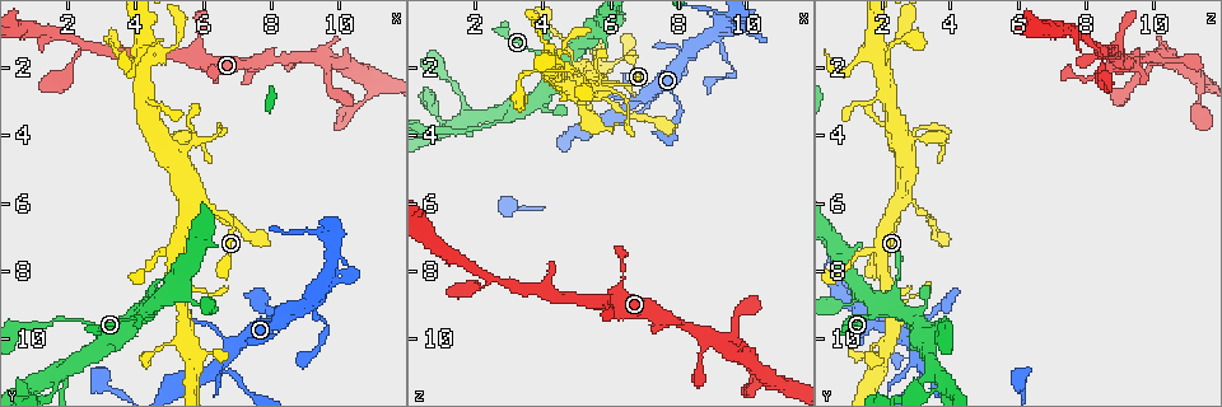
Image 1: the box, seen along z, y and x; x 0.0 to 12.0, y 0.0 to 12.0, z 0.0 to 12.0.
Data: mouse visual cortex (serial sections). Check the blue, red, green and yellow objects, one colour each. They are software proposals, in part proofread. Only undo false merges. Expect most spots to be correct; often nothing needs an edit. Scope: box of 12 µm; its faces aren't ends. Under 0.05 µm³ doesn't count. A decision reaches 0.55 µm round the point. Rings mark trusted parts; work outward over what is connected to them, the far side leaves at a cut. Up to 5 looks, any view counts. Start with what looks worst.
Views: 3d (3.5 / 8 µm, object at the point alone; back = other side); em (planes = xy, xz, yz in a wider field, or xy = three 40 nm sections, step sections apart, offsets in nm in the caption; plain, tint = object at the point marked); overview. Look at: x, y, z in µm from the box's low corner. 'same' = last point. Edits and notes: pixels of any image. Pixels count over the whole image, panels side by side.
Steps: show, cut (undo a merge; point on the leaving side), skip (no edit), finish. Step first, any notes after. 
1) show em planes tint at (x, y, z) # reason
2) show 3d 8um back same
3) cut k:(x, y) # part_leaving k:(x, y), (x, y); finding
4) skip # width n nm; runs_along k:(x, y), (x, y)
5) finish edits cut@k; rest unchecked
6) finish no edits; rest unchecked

show 3d 3.5um at (9.0, 9.0, 1.0) # three-way junction

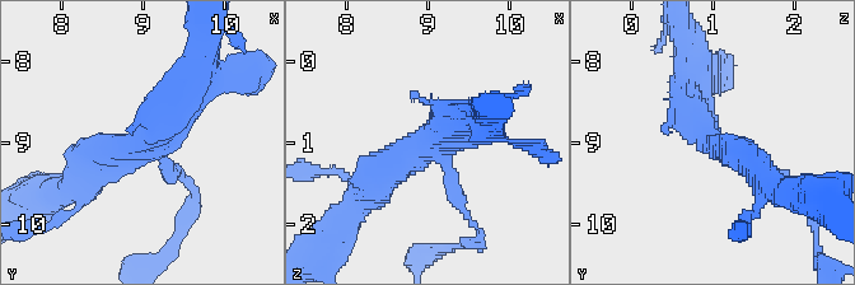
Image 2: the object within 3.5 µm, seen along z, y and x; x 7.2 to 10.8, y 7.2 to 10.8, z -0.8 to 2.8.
show em xy step 1 tint at (8.90, 9.05, 1.00)

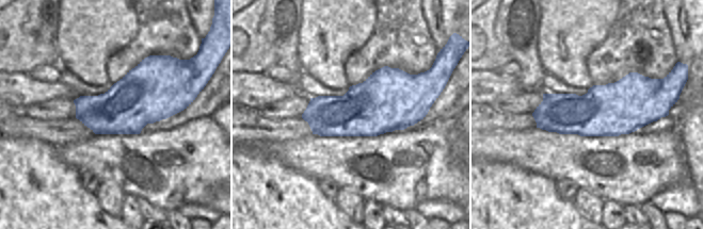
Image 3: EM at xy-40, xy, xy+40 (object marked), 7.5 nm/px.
show em xy step 2 tint same # another direction

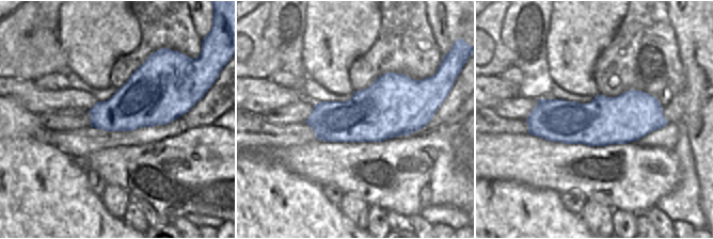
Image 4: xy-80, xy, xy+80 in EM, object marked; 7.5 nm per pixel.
skip # width 440 nm; runs_along 4:(529, 120), (664, 122); one cell here

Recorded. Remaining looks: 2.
show 3d 3.5um at (5.8, 4.3, 2.7)

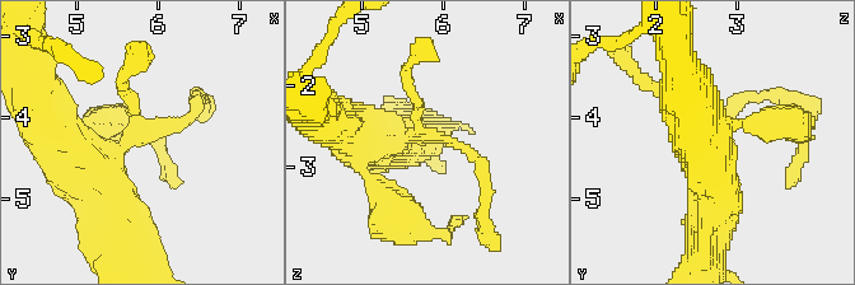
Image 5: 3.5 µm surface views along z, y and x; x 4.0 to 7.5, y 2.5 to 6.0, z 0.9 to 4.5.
show em xy step 3 tint at (5.85, 4.25, 2.60) # need the tissue

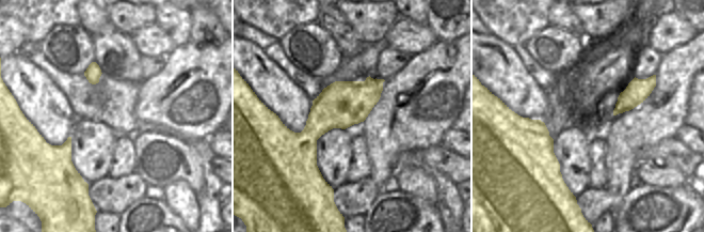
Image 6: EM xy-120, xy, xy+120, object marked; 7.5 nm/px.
skip # continuous, no second cell

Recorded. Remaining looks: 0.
finish no edits; rest unchecked

